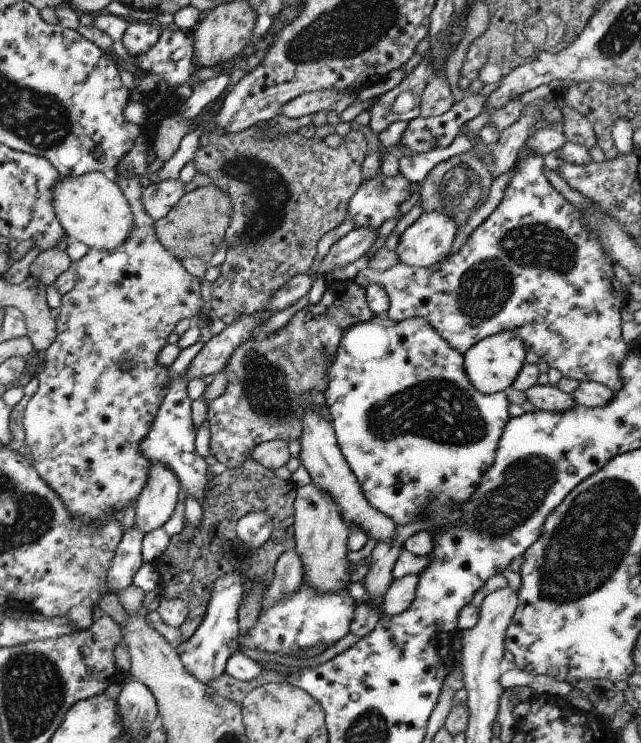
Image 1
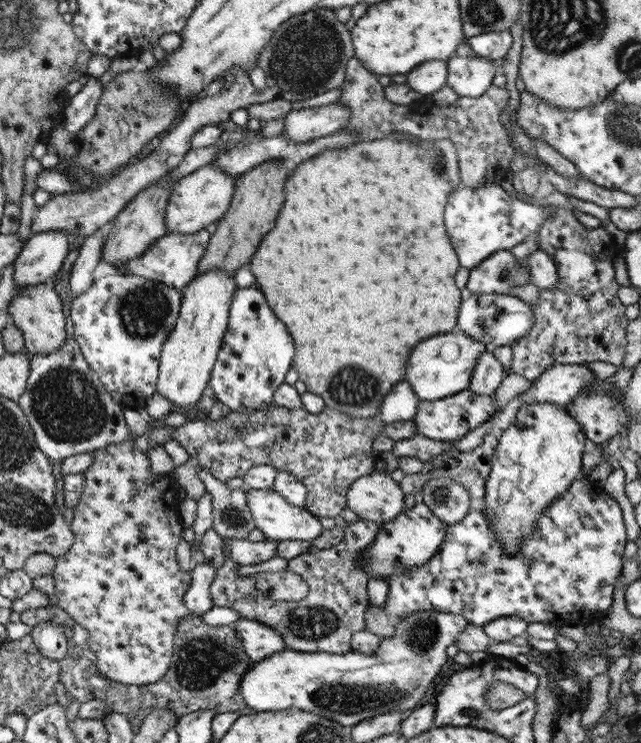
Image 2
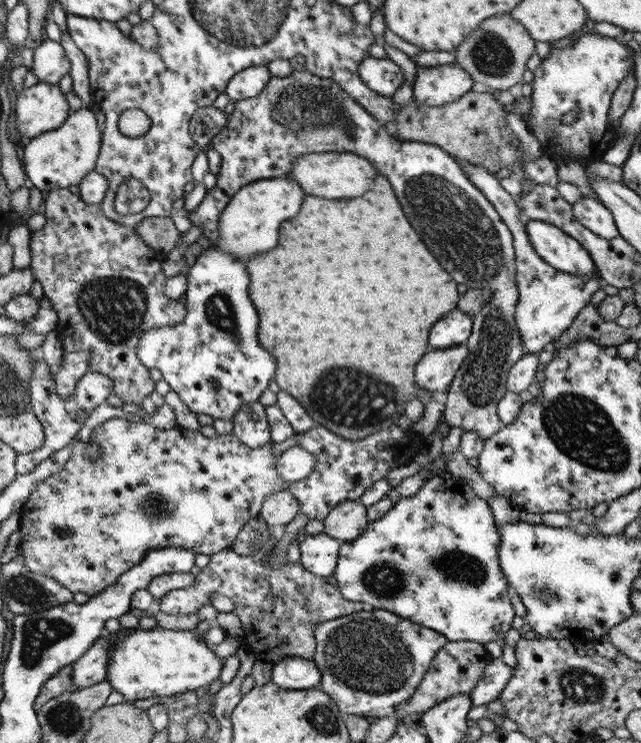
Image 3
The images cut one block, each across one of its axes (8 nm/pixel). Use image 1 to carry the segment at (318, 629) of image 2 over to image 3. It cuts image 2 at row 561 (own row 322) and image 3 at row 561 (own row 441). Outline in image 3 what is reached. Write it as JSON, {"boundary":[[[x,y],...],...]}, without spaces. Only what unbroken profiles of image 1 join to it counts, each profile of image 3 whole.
{"boundary":[[[270,536],[270,539],[254,554],[241,555],[231,548],[224,549],[216,554],[210,555],[210,562],[196,575],[196,583],[188,588],[181,588],[168,592],[166,596],[156,600],[158,608],[166,614],[192,614],[198,612],[204,604],[210,604],[212,594],[222,594],[234,602],[232,613],[236,614],[242,622],[244,637],[240,642],[241,648],[249,652],[257,660],[271,662],[273,665],[280,662],[281,658],[288,656],[300,656],[300,658],[312,659],[316,652],[316,641],[314,627],[316,623],[327,620],[334,620],[344,615],[354,614],[369,607],[360,601],[346,600],[340,594],[335,585],[327,582],[324,577],[320,577],[304,568],[302,563],[284,561],[282,567],[270,567],[266,565],[266,556],[272,554],[277,539]]]}

